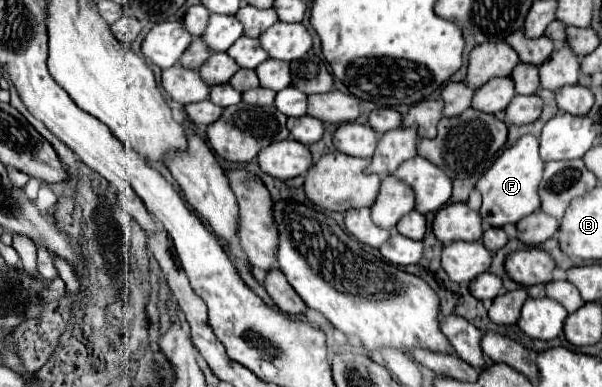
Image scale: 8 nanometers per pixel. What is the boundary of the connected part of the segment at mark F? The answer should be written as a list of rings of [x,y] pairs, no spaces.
[[[523,135],[513,147],[505,149],[501,157],[497,157],[495,165],[485,175],[481,175],[481,179],[475,185],[475,189],[483,197],[483,205],[479,209],[481,219],[487,225],[503,227],[507,223],[517,223],[529,213],[537,211],[541,205],[537,189],[543,175],[543,165],[545,163],[539,157],[539,137]]]

